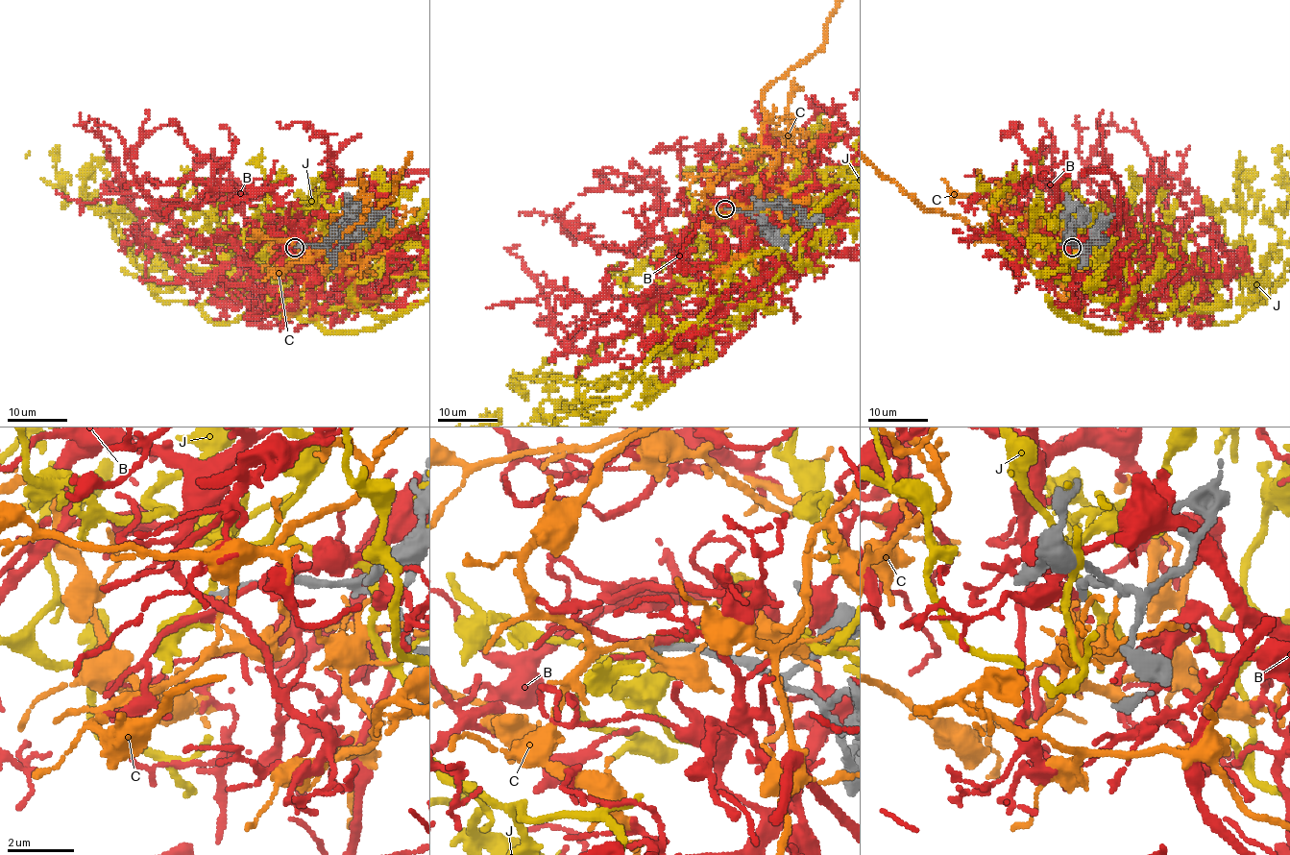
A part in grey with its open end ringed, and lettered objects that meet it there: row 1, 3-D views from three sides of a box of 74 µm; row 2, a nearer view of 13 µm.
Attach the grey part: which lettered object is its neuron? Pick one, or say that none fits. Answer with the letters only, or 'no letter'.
no letter

